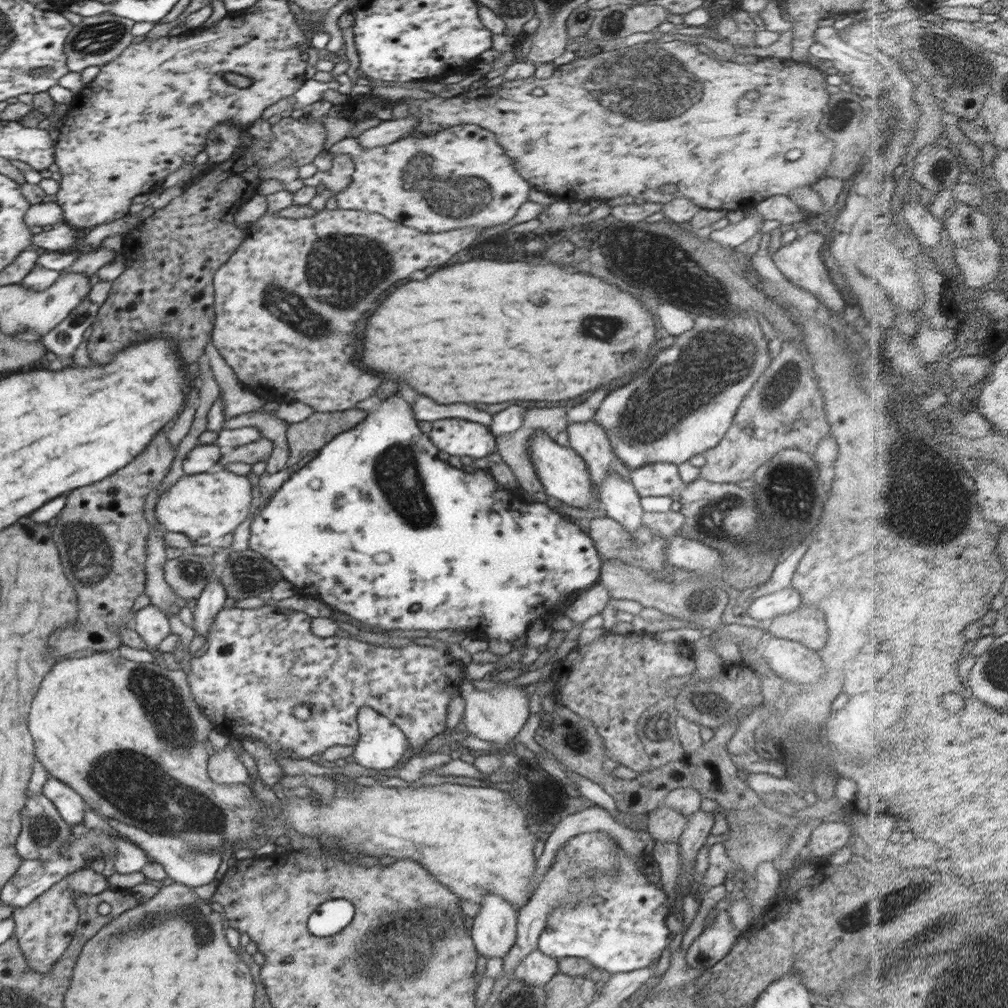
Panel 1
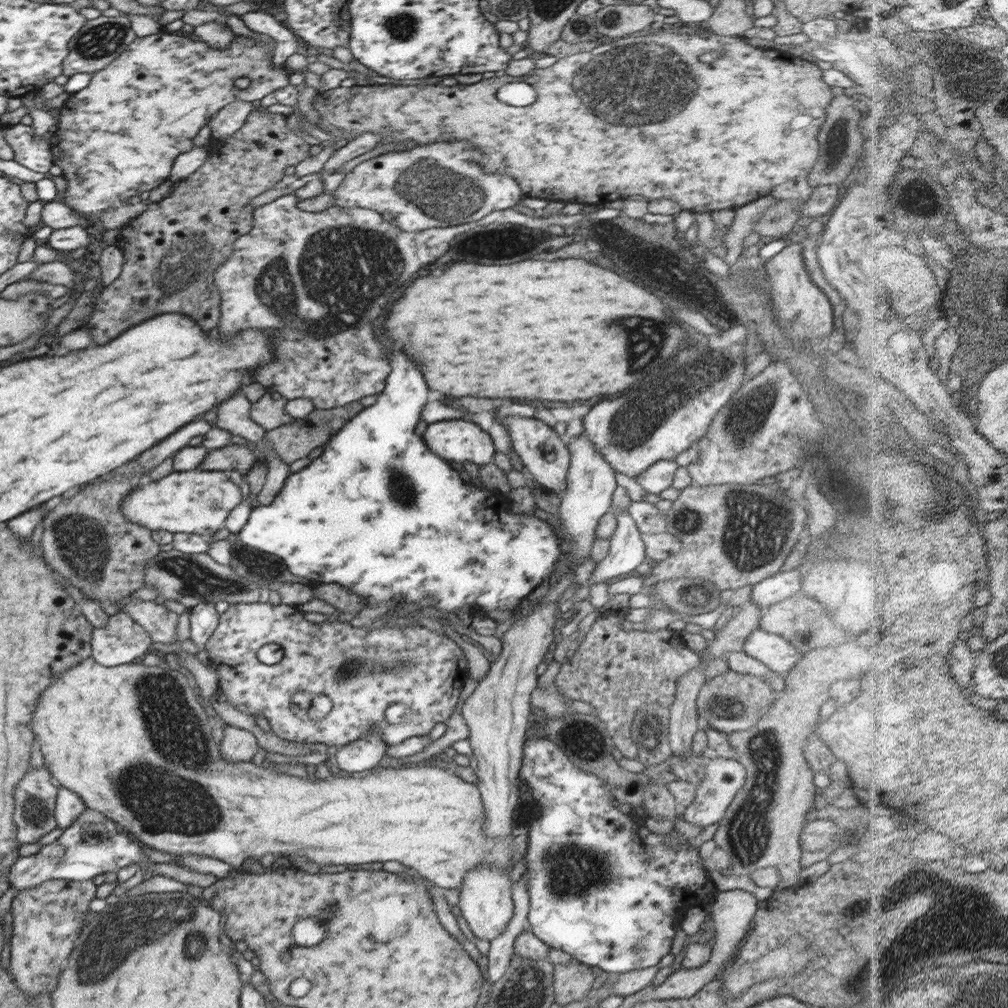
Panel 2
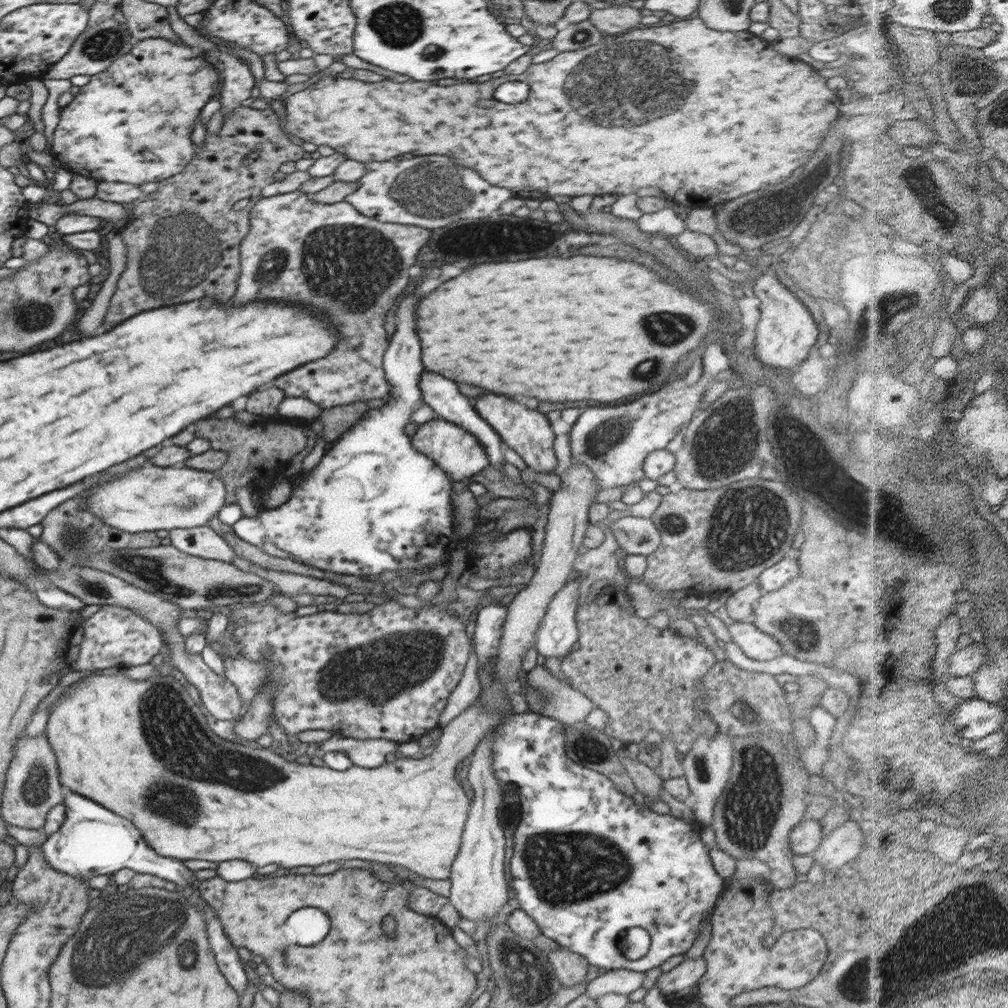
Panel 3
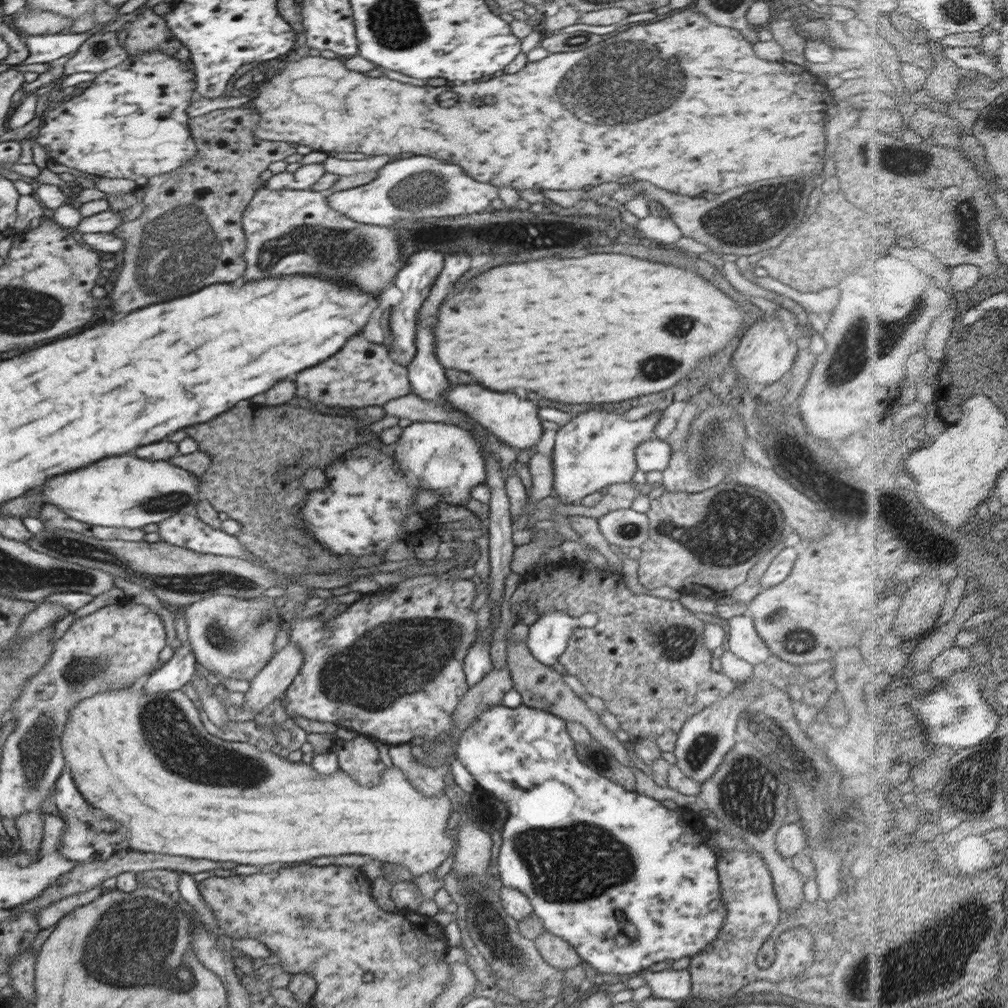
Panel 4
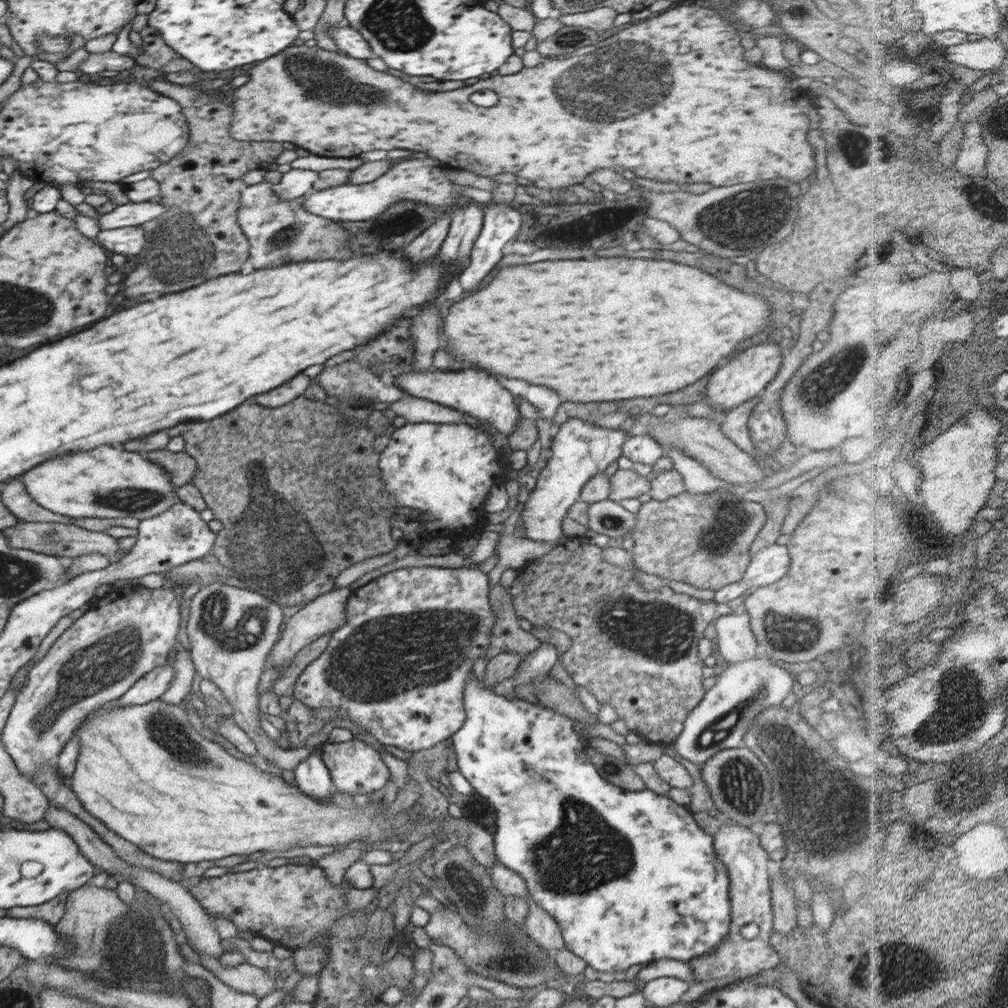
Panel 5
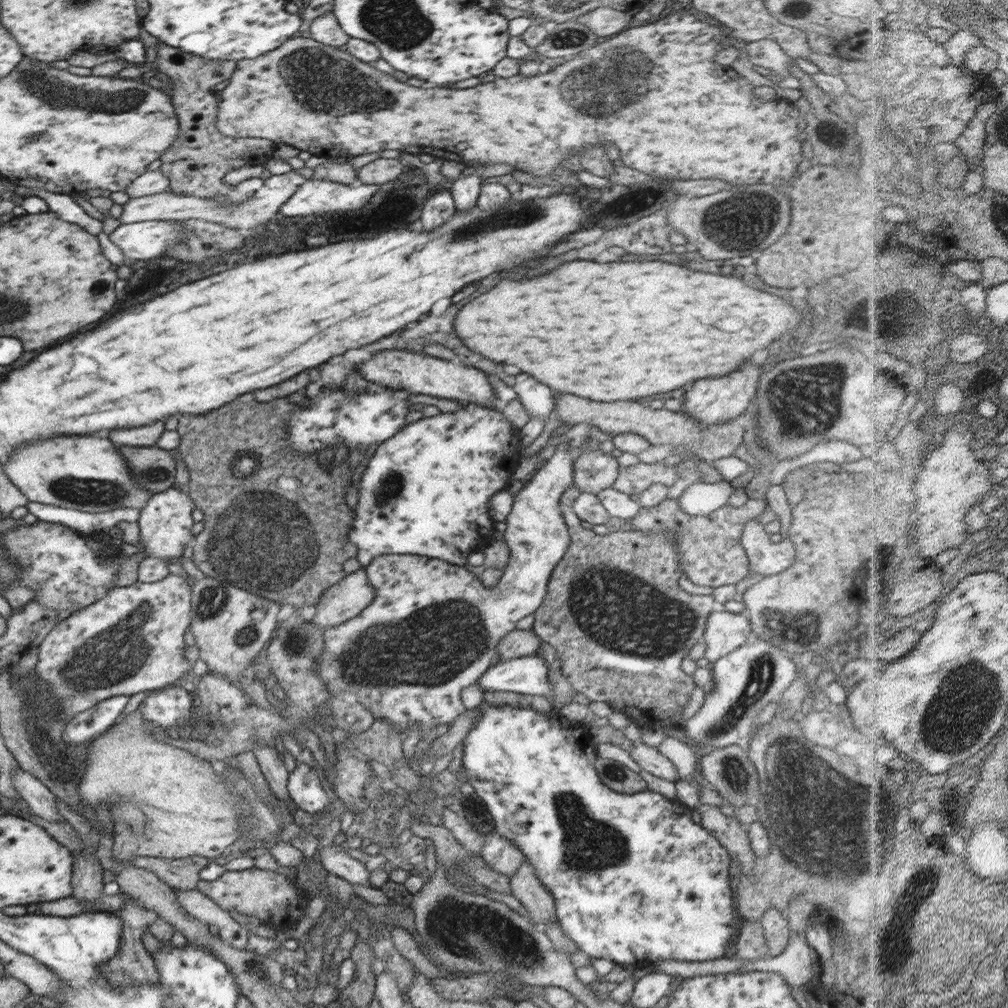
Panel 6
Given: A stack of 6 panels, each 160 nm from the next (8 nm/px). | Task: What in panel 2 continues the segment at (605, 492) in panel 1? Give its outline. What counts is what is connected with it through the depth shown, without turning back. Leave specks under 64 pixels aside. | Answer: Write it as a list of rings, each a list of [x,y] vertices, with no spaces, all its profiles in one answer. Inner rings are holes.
[[[612,509],[611,512],[615,514],[617,527],[609,539],[611,545],[608,554],[596,564],[592,577],[586,583],[578,585],[578,591],[573,597],[560,606],[561,612],[565,615],[575,609],[576,602],[586,600],[591,583],[598,584],[605,583],[606,580],[614,580],[615,577],[638,569],[644,562],[645,544],[634,519],[628,514],[628,509],[616,512]]]

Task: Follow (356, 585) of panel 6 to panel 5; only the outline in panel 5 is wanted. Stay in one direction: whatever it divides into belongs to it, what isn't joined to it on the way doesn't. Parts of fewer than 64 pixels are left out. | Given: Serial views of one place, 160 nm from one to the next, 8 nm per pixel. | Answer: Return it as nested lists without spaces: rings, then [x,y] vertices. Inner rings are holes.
[[[348,587],[334,589],[328,593],[320,595],[318,598],[310,601],[303,609],[294,614],[287,623],[287,629],[281,632],[281,637],[269,652],[265,670],[269,668],[287,667],[294,660],[294,656],[302,650],[302,647],[308,646],[318,637],[327,634],[331,630],[336,630],[343,626],[346,620],[347,604],[352,598],[352,591]]]

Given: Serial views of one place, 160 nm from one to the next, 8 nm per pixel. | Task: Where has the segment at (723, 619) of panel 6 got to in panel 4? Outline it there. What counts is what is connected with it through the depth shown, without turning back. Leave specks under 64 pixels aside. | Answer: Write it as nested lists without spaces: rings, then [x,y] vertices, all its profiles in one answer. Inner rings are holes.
[[[747,614],[736,615],[728,620],[727,650],[732,651],[746,661],[762,669],[766,660],[770,658],[770,649],[754,628],[752,617]]]

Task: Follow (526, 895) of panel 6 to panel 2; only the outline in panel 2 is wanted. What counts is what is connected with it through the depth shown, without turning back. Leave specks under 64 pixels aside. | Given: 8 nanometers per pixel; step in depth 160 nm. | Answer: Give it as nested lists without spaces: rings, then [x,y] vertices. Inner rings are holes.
[[[582,962],[554,965],[555,1003],[566,1005],[584,999],[595,980],[593,969]]]

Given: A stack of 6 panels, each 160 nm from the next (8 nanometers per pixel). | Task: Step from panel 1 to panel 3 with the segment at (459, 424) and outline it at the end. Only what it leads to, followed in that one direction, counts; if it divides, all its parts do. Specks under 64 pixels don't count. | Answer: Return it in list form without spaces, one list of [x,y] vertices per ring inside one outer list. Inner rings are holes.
[[[434,418],[418,426],[414,436],[410,438],[410,444],[416,452],[424,452],[424,456],[432,460],[438,468],[442,468],[452,478],[452,482],[466,482],[489,466],[484,448],[472,433],[440,418]]]

